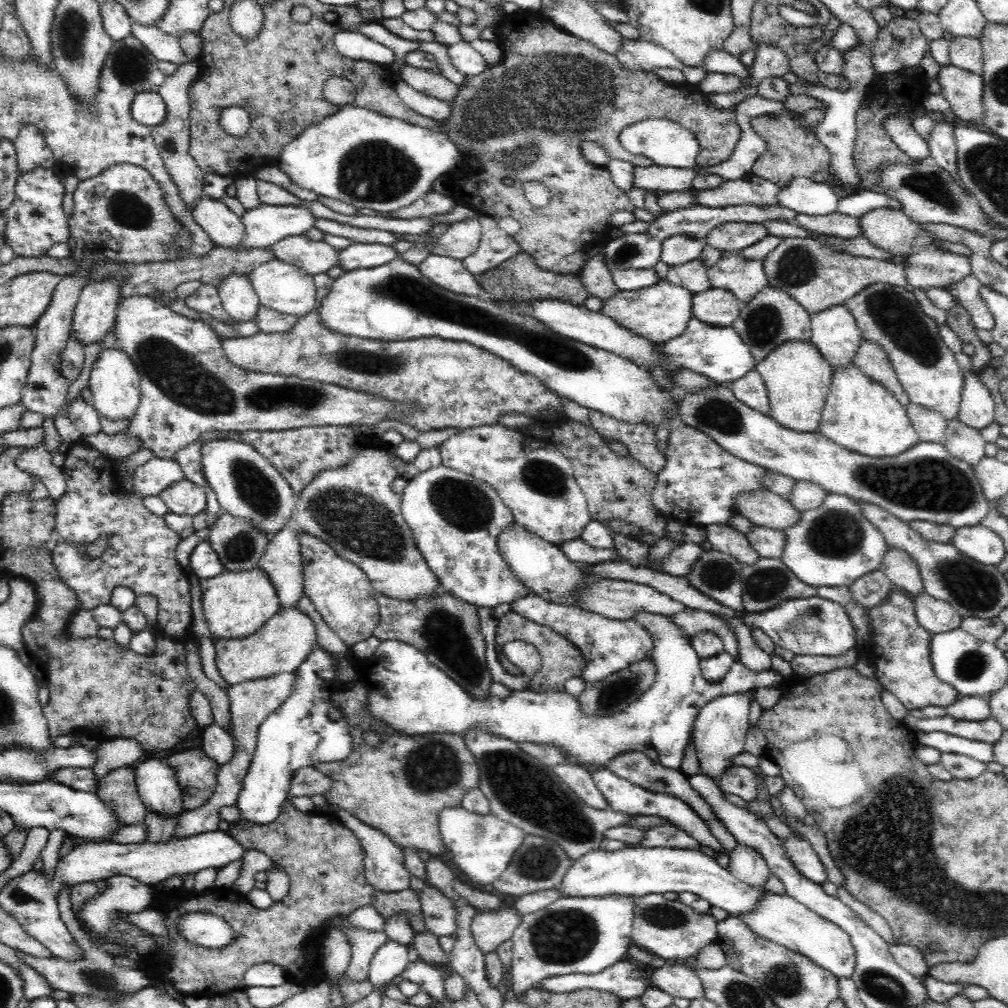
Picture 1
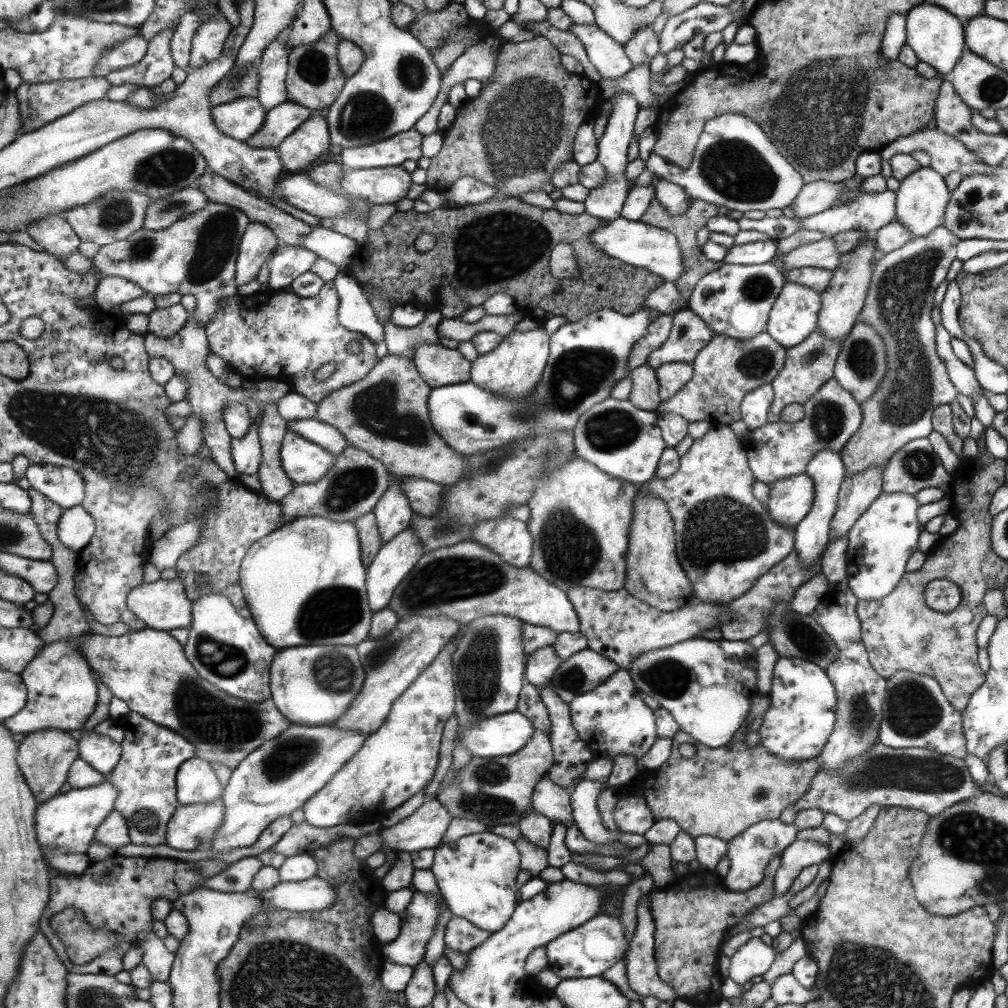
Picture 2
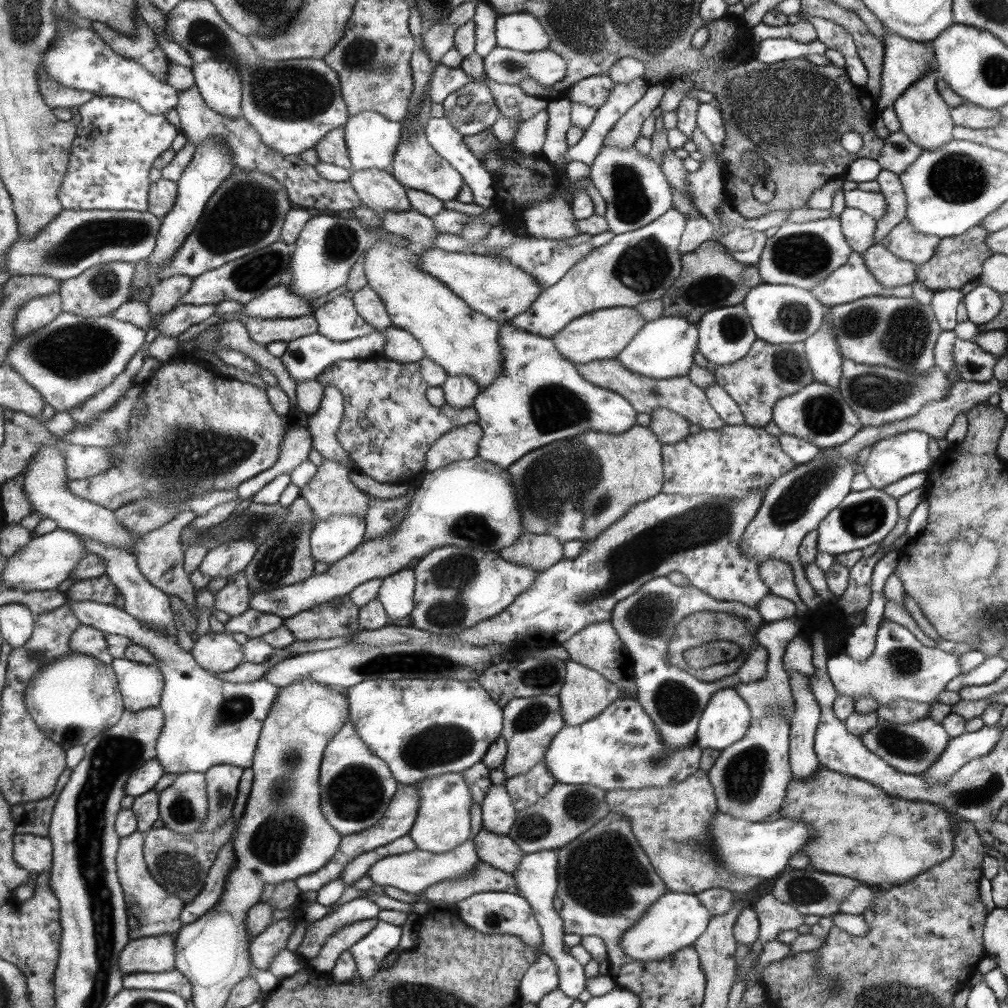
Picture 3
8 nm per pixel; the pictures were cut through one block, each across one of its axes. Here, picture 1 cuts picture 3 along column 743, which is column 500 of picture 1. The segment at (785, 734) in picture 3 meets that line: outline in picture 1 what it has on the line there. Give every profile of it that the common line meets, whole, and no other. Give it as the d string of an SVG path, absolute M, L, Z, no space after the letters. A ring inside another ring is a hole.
M479 728L478 730L468 730L463 739L477 760L479 789L489 800L491 813L503 822L520 828L525 834L555 841L562 847L568 858L571 858L573 864L582 856L599 850L600 844L604 840L604 832L610 828L625 825L632 819L637 819L632 818L629 814L616 813L611 808L596 810L588 806L559 776L556 776L551 766L530 756L520 748L518 742L512 742L512 739L499 738L494 734L488 734L486 730L479 730Z

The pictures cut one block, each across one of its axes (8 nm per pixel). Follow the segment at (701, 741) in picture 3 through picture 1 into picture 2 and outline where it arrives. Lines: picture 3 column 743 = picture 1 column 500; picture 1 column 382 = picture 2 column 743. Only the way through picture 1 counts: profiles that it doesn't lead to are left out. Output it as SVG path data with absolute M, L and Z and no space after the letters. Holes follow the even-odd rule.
M691 638L667 648L645 652L633 660L626 671L631 674L637 690L651 696L661 708L666 709L675 718L681 732L692 736L693 740L699 744L704 744L709 748L719 748L725 746L729 739L743 727L752 704L749 702L749 696L751 696L751 690L755 688L757 678L749 662L745 662L745 660L753 660L747 656L749 652L751 652L751 647L747 646L745 641Z

